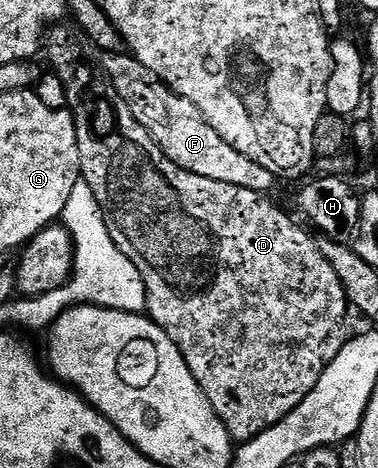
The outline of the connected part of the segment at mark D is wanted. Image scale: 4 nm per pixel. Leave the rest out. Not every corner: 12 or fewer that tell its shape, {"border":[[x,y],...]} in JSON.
{"border":[[61,22],[80,175],[233,441],[342,350],[334,266],[162,154]]}

